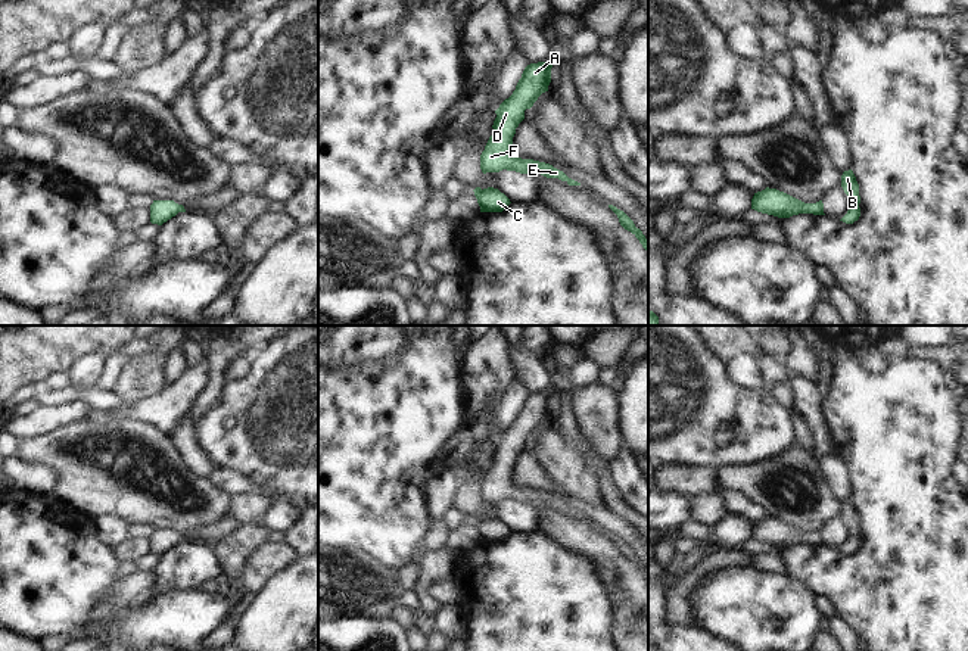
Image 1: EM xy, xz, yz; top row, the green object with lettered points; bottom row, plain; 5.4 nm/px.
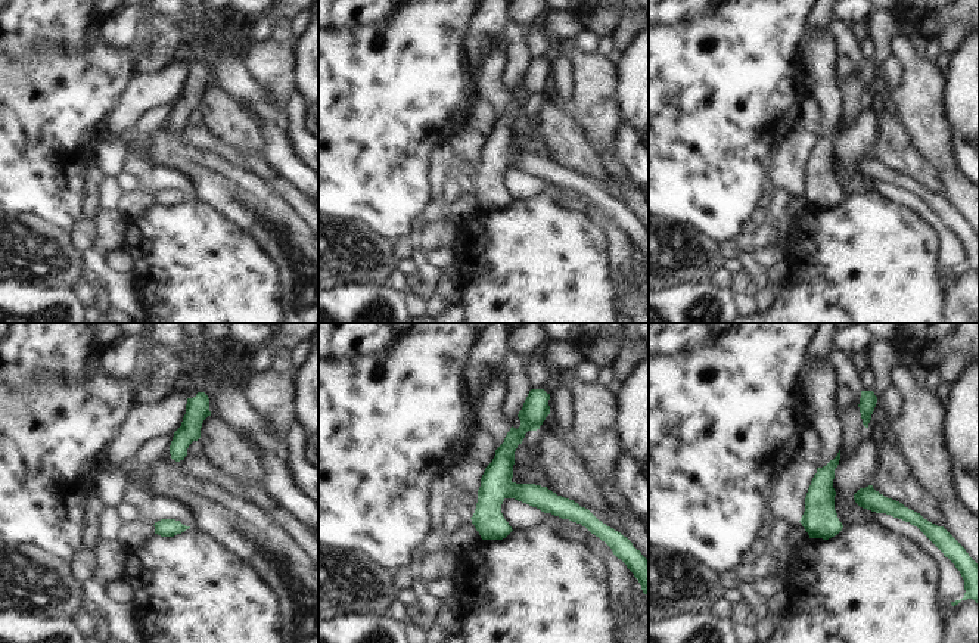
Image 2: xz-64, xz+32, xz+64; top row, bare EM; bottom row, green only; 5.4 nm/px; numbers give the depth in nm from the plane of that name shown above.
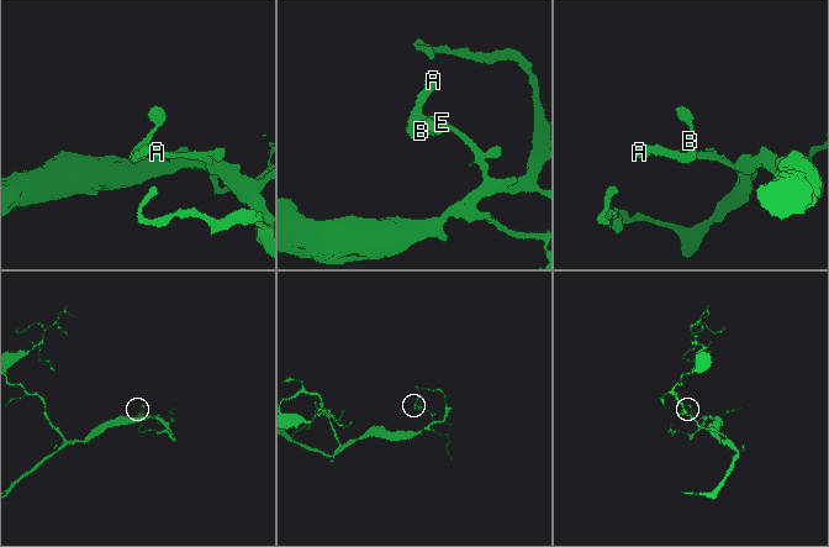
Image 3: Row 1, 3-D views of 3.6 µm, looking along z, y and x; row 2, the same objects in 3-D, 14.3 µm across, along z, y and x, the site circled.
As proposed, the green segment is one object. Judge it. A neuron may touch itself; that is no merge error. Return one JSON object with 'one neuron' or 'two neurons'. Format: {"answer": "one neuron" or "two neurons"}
{"answer": "one neuron"}

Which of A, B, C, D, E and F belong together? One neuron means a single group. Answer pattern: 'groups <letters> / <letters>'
groups A B C D E F

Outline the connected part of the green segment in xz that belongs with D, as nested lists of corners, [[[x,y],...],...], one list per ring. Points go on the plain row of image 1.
[[[553,392],[527,395],[513,424],[495,440],[494,461],[480,485],[483,504],[507,499],[527,505],[541,504],[547,508],[566,511],[569,515],[581,515],[550,493],[511,485],[513,467],[519,454],[525,449],[525,440],[530,439],[538,427],[548,421],[551,398]]]

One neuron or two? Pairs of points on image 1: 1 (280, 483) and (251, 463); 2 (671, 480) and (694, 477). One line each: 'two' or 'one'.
1: one
2: one

